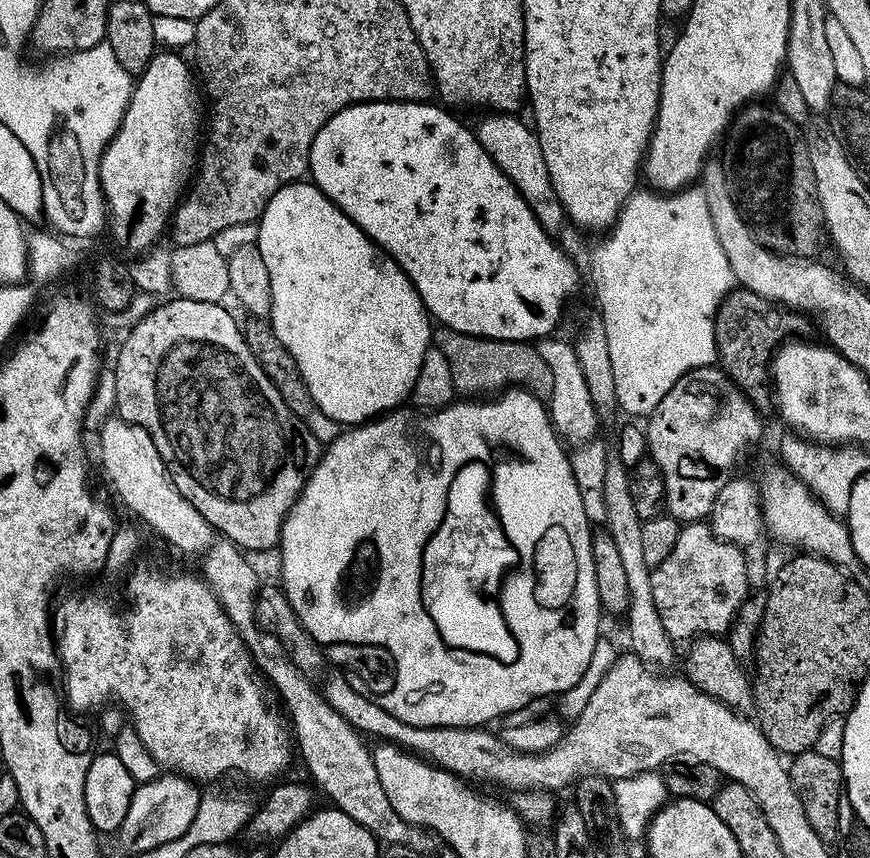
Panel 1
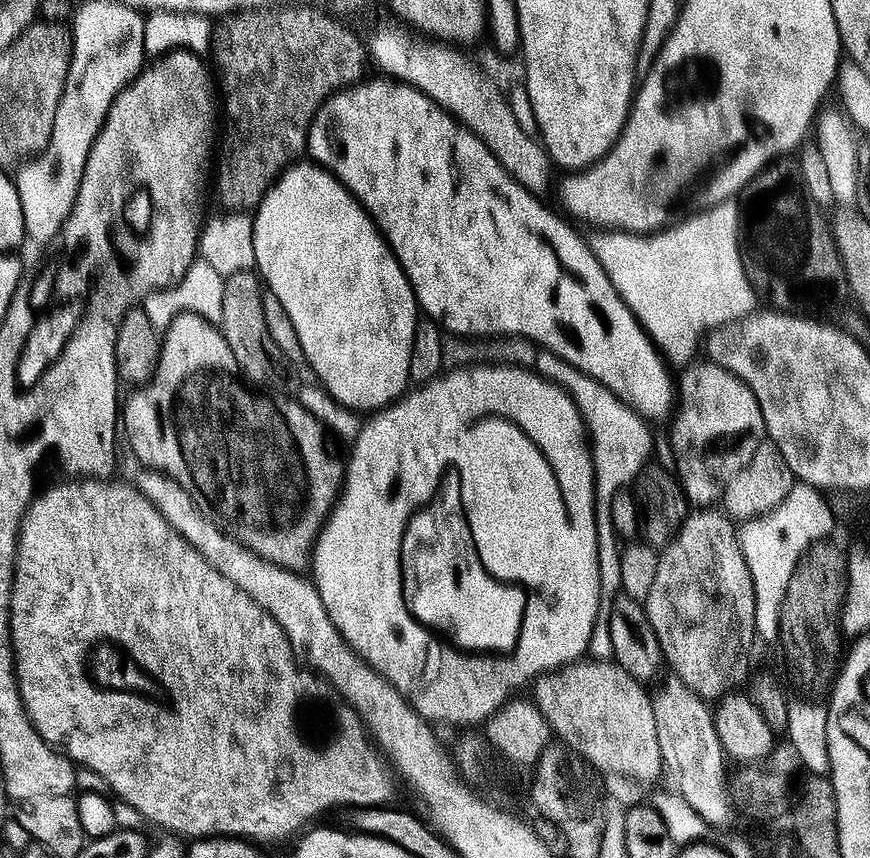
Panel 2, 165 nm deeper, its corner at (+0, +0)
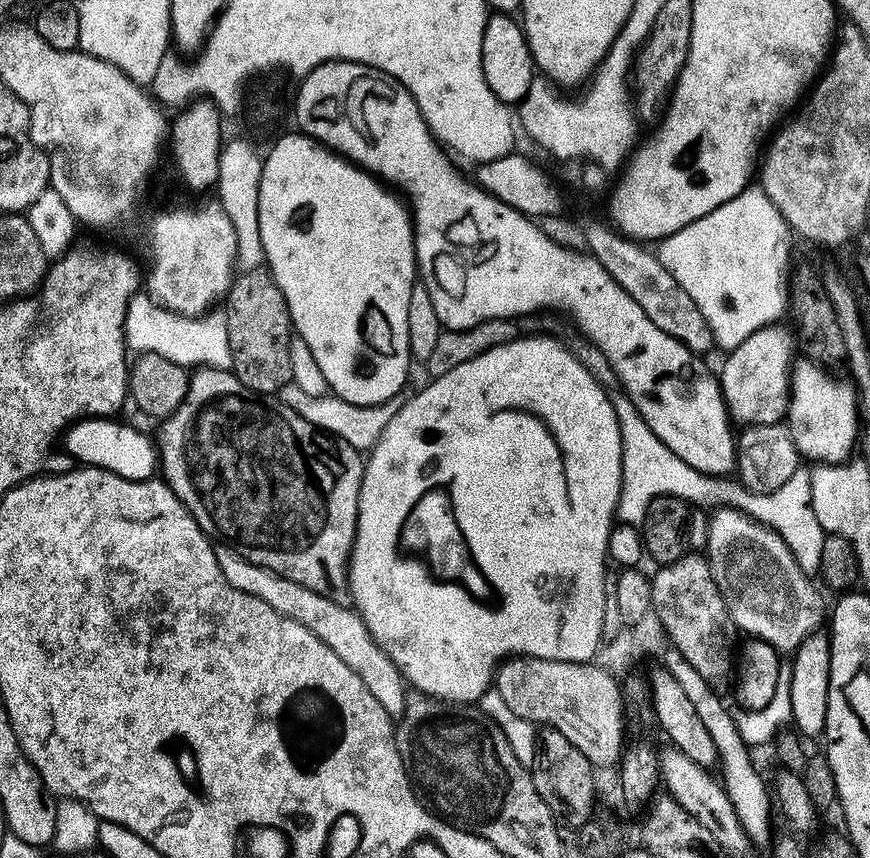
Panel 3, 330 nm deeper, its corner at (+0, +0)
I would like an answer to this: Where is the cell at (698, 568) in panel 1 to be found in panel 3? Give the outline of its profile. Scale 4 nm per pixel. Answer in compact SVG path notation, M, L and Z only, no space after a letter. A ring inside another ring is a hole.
M686 554L680 560L665 564L656 571L651 577L652 606L669 643L688 660L712 689L724 692L727 686L729 689L734 674L736 627L729 618L724 596L710 574L707 559L701 555Z

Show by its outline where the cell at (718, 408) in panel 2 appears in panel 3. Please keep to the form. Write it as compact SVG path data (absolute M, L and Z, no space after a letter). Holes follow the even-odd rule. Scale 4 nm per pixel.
M779 323L769 324L767 328L750 334L750 338L746 338L746 342L742 342L742 346L731 349L731 351L725 355L728 357L725 358L724 365L721 366L720 372L718 368L720 389L722 390L724 401L728 407L728 415L737 425L779 424L788 415L790 373L794 363L794 355L792 356L794 336L791 331L788 333L786 329L780 327L781 325Z

